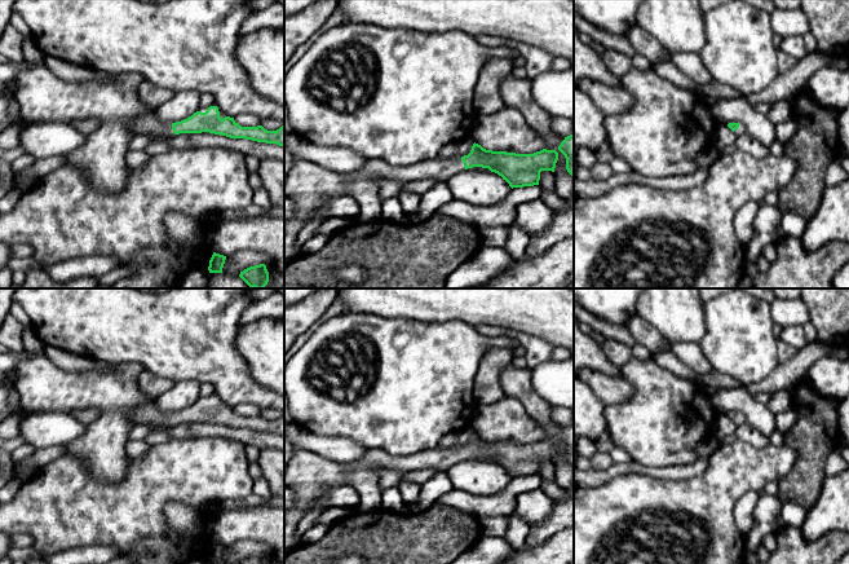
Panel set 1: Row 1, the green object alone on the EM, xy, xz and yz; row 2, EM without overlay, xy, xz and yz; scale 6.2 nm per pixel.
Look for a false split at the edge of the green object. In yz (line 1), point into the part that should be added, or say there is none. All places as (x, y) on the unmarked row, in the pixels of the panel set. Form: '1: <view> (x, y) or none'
1: yz (741, 419)

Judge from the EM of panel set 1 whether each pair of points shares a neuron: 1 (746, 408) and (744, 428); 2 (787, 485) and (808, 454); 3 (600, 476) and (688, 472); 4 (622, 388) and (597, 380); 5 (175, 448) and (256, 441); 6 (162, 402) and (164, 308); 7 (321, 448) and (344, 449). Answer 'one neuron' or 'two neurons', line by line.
1: two neurons
2: one neuron
3: one neuron
4: one neuron
5: two neurons
6: two neurons
7: one neuron

